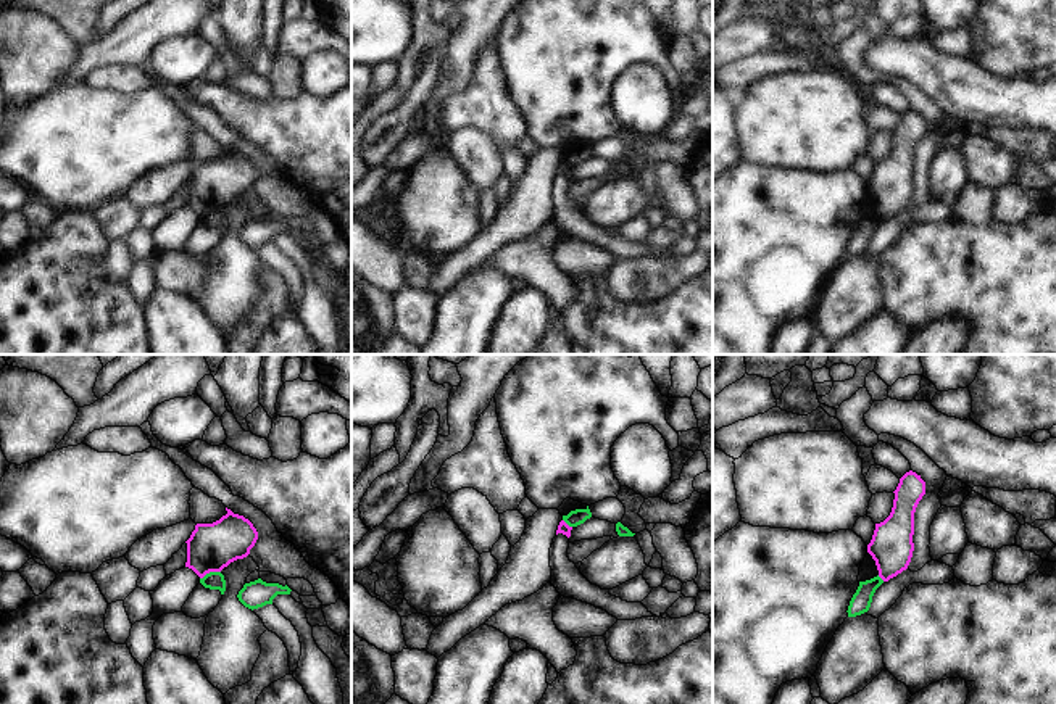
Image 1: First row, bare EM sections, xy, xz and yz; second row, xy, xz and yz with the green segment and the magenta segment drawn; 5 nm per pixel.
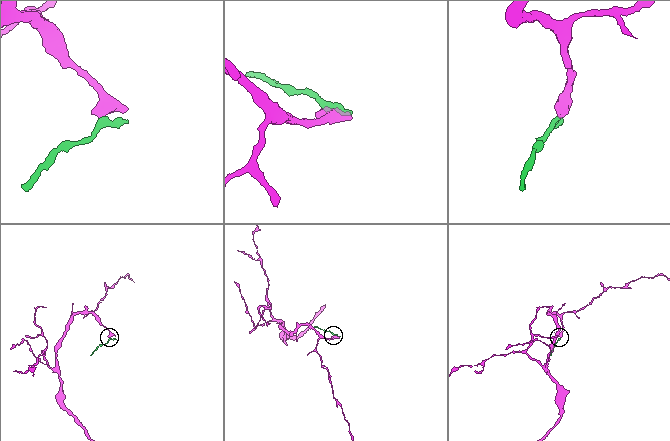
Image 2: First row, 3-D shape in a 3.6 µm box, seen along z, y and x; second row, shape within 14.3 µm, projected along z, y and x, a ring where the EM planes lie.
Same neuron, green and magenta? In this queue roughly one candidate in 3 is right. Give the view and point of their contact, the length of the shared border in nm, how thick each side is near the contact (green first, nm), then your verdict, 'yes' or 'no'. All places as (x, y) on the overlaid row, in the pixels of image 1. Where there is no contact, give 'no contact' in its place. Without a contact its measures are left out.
meets green in xy at (210, 572); contact 110 nm long; 100 nm thick on the green side, 240 nm on the other; no

